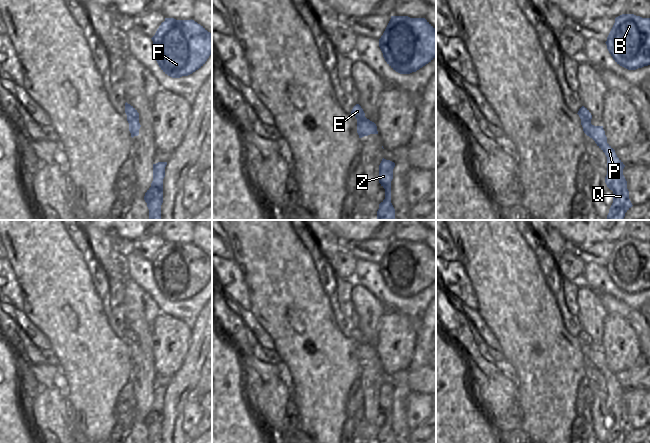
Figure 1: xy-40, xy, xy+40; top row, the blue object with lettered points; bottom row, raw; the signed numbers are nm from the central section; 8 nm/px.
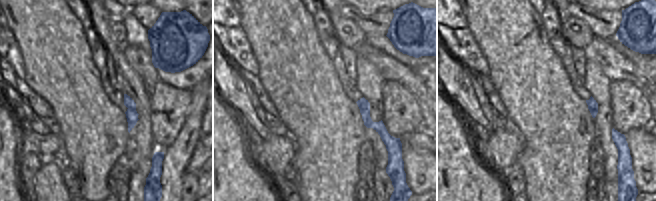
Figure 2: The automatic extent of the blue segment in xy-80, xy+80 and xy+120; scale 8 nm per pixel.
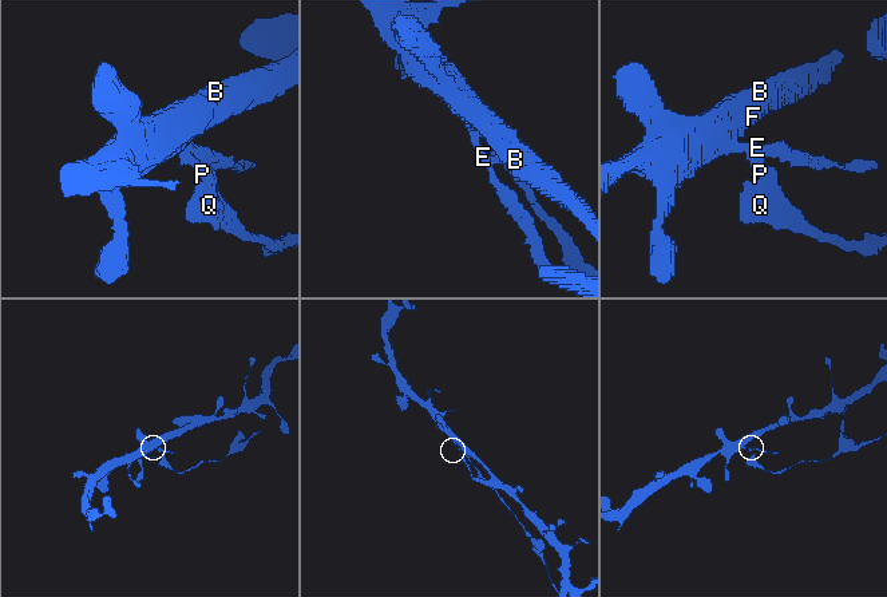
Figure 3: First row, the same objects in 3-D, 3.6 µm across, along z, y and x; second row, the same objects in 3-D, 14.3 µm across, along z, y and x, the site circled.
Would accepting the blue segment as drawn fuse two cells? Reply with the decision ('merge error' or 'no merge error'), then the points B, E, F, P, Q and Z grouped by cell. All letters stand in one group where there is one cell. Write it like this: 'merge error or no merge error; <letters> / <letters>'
merge error; B E F / P Q Z

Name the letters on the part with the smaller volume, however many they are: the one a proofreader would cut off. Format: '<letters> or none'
P, Q, Z

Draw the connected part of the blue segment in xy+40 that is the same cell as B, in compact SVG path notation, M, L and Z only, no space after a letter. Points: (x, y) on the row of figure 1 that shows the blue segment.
M622 14L616 17L605 43L615 62L628 70L650 65L650 18L634 14Z

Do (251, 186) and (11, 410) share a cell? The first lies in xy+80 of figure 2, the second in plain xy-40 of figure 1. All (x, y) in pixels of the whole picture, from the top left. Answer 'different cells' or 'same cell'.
same cell

